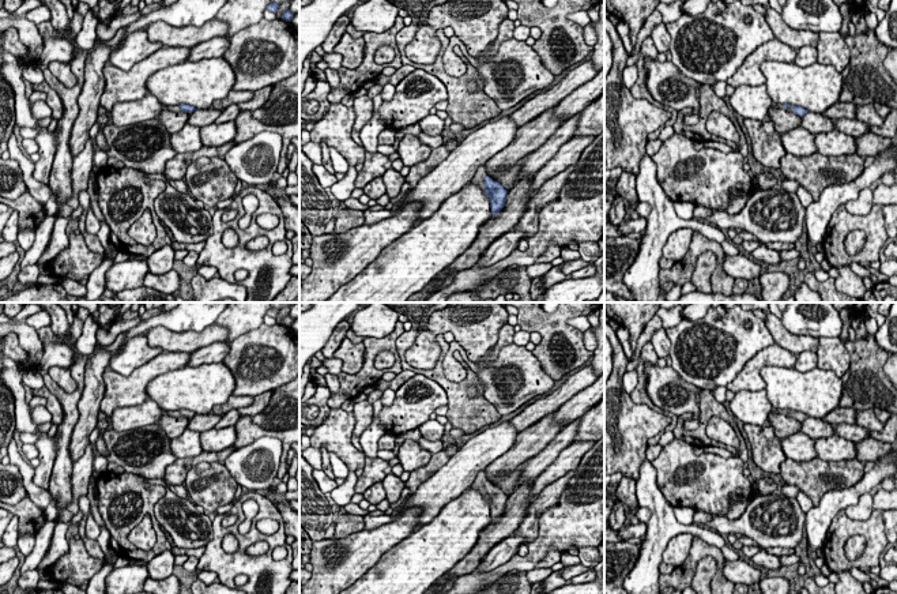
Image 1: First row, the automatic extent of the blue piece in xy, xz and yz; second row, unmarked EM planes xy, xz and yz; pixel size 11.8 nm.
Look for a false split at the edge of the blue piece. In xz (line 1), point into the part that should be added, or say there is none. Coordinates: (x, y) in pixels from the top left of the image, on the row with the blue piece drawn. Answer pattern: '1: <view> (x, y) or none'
1: xz (479, 176)

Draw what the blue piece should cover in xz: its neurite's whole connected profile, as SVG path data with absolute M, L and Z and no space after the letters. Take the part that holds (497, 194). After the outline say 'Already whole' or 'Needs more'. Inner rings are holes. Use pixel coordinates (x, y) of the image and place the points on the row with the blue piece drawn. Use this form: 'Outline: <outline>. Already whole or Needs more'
Outline: M479 166L471 183L480 185L490 198L491 214L497 215L505 206L508 191L486 174L485 166Z. Needs more

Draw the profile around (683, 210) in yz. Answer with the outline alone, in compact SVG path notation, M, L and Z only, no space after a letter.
M674 202L675 213L679 218L690 221L693 219L694 204L690 202Z

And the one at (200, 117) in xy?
M208 108L208 109L196 109L195 112L189 113L186 124L195 127L206 127L214 124L215 120L221 116L222 110Z

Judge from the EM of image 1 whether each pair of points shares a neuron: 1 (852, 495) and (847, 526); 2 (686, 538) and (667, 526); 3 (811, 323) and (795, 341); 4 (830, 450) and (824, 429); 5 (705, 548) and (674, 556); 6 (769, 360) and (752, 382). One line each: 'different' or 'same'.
1: different
2: different
3: different
4: different
5: different
6: same

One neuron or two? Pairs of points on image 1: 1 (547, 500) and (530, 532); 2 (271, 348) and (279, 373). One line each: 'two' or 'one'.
1: one
2: one

